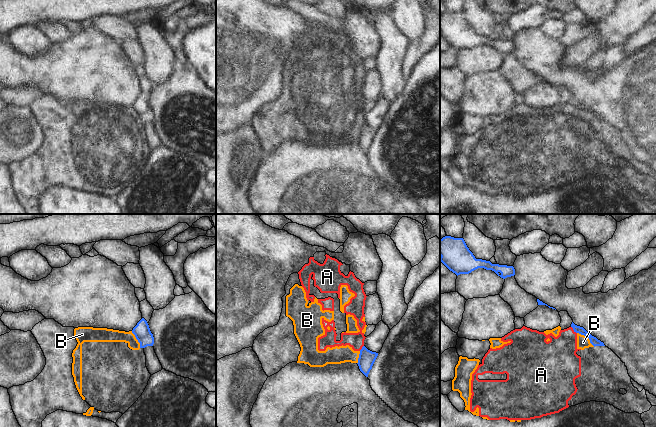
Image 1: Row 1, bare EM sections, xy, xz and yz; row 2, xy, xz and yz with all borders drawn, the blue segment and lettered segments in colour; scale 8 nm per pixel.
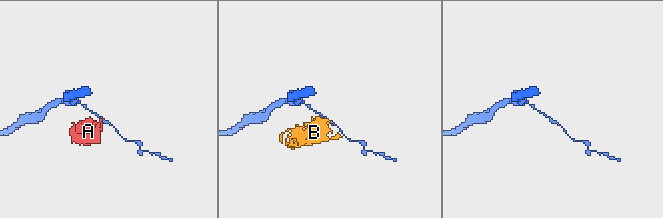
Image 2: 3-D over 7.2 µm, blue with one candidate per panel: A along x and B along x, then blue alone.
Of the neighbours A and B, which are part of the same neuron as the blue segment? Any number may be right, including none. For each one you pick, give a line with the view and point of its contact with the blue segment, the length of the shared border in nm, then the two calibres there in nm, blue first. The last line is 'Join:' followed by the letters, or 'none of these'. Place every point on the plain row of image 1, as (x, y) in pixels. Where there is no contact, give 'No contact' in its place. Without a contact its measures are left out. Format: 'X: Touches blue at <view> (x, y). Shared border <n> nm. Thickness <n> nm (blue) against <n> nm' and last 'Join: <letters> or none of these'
Join: none of these

